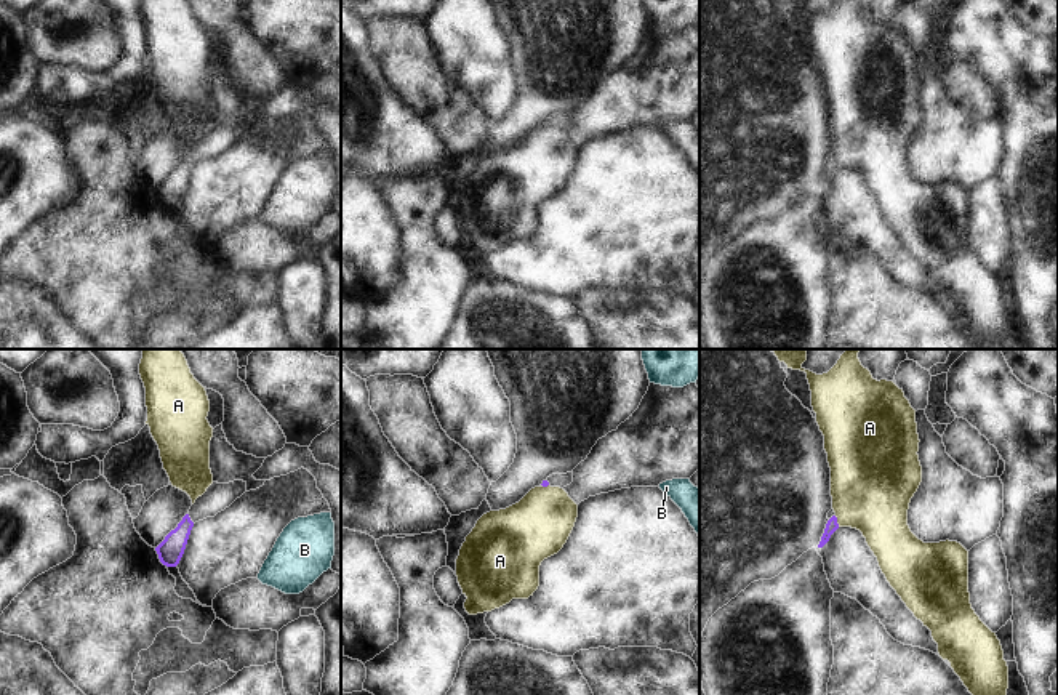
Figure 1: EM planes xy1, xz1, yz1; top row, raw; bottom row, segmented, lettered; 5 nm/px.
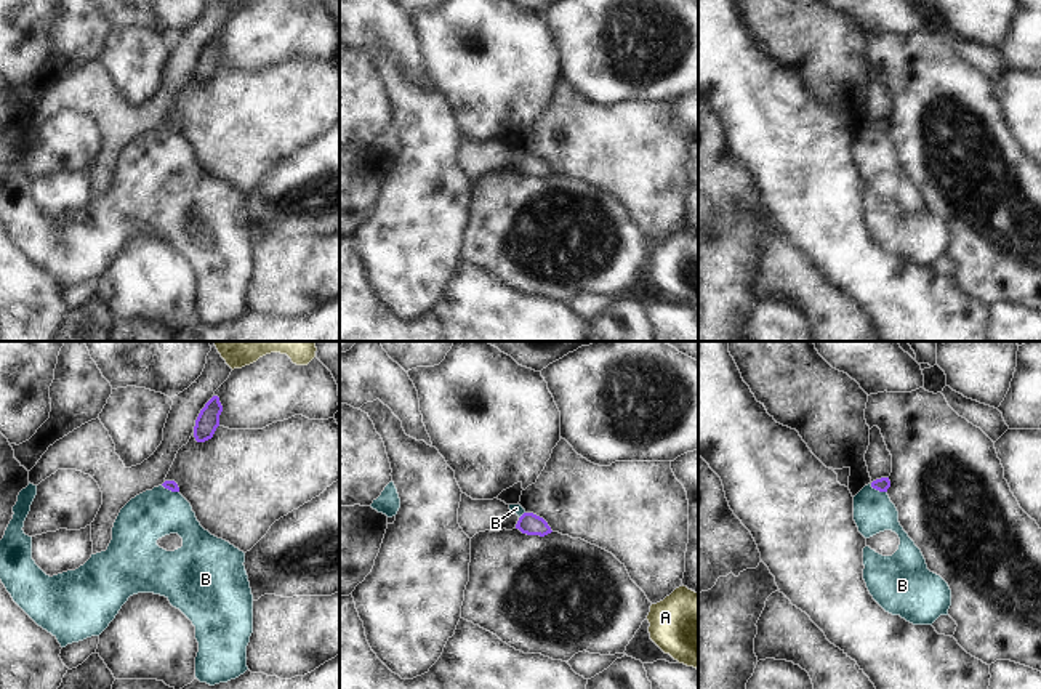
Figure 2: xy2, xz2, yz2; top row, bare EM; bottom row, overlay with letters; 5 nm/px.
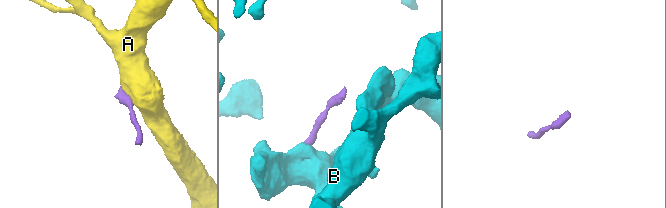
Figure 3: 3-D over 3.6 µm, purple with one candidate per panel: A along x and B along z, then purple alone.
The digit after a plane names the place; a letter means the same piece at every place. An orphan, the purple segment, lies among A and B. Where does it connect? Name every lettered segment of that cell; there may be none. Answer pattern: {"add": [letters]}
{"add": []}

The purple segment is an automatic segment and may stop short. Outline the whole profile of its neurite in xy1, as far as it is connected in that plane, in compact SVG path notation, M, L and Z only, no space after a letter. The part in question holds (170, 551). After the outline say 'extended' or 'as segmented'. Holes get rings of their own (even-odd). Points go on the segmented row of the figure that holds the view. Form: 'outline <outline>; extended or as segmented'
outline M234 480L229 484L213 482L206 492L195 500L189 512L182 517L174 530L155 548L158 559L166 567L176 567L184 554L190 530L195 522L214 517L229 508L246 492L246 482Z; extended

